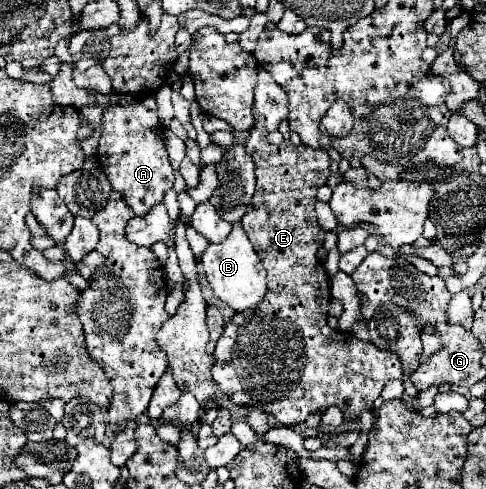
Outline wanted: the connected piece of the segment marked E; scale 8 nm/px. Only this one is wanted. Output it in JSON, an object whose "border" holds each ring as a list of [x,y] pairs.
{"border":[[[252,127],[244,149],[256,165],[256,193],[252,197],[252,205],[242,217],[242,227],[246,229],[250,243],[266,267],[268,291],[252,315],[234,313],[234,317],[226,323],[214,351],[214,381],[218,389],[232,399],[232,403],[244,407],[260,403],[260,407],[270,411],[284,427],[304,423],[310,415],[326,413],[326,409],[332,405],[342,409],[344,423],[360,419],[364,409],[372,409],[386,381],[402,379],[402,363],[398,355],[386,349],[378,349],[372,343],[364,343],[352,333],[334,331],[326,321],[330,303],[330,277],[322,259],[318,257],[318,249],[324,243],[324,229],[316,223],[314,203],[316,191],[326,183],[330,175],[330,157],[324,149],[292,145],[290,141],[270,145],[266,141],[264,127]]]}

